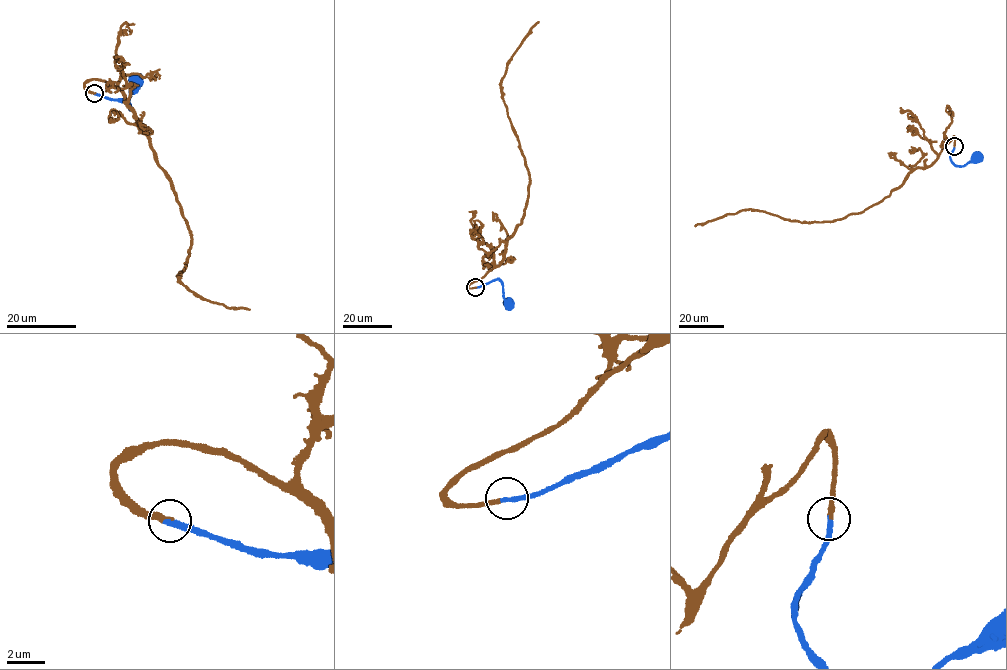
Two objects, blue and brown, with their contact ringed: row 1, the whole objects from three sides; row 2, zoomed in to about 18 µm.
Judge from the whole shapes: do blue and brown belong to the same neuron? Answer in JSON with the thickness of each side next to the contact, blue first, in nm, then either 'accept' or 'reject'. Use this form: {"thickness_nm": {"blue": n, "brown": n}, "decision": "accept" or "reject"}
{"thickness_nm": {"blue": 300, "brown": 260}, "decision": "accept"}

